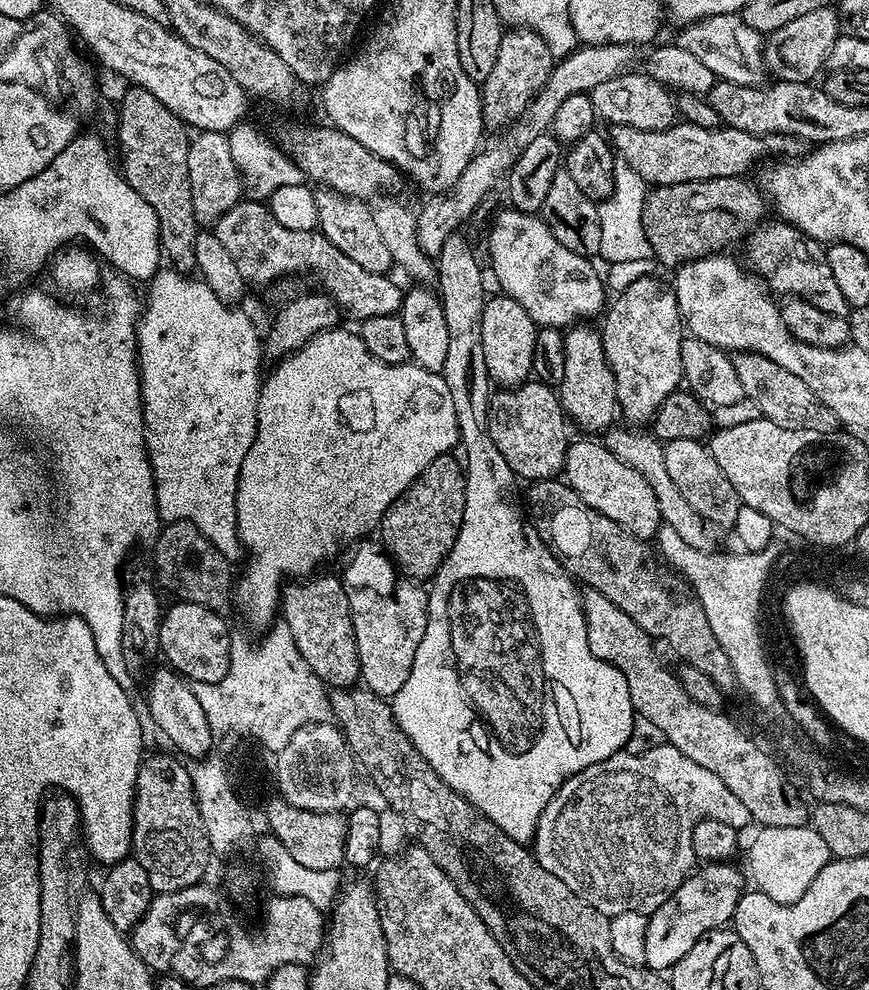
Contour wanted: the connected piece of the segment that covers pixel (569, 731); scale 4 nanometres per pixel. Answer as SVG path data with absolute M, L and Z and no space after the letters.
M464 234L452 235L446 238L446 242L442 242L442 250L434 258L436 266L434 284L438 289L442 310L446 314L446 330L450 330L450 343L446 349L442 379L444 388L450 390L450 398L454 398L454 414L460 427L458 444L461 449L464 447L466 506L462 514L462 526L458 530L458 538L450 554L442 562L440 569L436 571L436 575L431 577L432 588L430 587L427 593L428 621L417 653L414 654L406 686L402 686L402 690L398 690L398 694L391 697L390 703L396 725L403 730L406 738L416 747L418 754L426 758L434 774L438 774L438 778L442 778L442 782L446 782L450 790L462 794L466 802L470 802L482 815L490 818L490 822L494 822L494 826L498 826L502 834L517 840L519 844L527 845L536 835L540 815L546 810L550 798L554 798L556 791L571 776L586 770L586 766L594 766L621 751L631 736L637 714L631 706L629 687L622 671L606 661L600 661L590 652L577 581L573 580L568 575L568 571L560 565L552 549L544 545L542 538L536 532L535 524L525 515L522 508L522 513L520 513L520 508L516 505L517 476L510 470L510 466L506 466L506 458L502 458L498 446L494 446L494 438L490 438L490 434L480 434L480 351L482 351L482 310L486 293L484 293L484 276L480 273L480 264L476 261L476 256L472 253L467 238L462 235Z

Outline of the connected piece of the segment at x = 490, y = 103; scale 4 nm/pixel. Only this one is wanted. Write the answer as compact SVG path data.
M513 27L505 31L498 59L490 74L482 81L480 108L484 112L484 126L488 130L504 130L528 108L528 103L540 93L546 78L552 72L554 58L537 32Z

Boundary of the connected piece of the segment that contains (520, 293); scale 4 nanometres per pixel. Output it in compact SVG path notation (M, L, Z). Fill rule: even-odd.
M504 206L493 218L488 232L488 256L492 259L492 272L500 283L499 291L514 298L541 328L567 330L605 311L606 284L601 273L599 276L592 269L593 261L566 250L550 234L539 215Z

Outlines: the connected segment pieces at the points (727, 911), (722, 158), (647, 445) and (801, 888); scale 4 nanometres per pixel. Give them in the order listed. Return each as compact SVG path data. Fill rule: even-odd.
M708 862L697 867L688 879L680 883L678 890L674 890L672 896L666 898L666 902L662 902L662 906L658 906L658 910L651 912L646 926L644 964L647 967L659 973L671 970L684 957L686 950L690 950L690 946L694 946L694 942L698 942L698 938L702 938L707 932L712 932L716 928L725 927L735 917L736 904L740 901L742 887L740 888L740 872L736 868L731 868L732 866L728 862Z
M676 122L662 130L638 130L634 126L617 124L611 132L610 143L615 155L629 164L645 184L658 188L678 182L744 176L767 152L784 152L790 144L787 136L755 136L727 126L707 128L687 122Z
M613 426L603 433L604 447L610 450L610 454L614 454L614 458L618 458L618 462L626 462L626 466L638 470L638 474L642 474L642 478L646 478L646 482L650 482L650 486L654 490L654 498L658 498L661 521L677 531L682 537L682 542L686 542L686 546L694 546L694 550L712 552L715 549L715 534L717 535L717 533L713 531L708 521L702 518L702 514L698 514L698 510L694 510L694 506L690 506L690 502L686 502L686 498L682 498L682 490L678 490L678 486L674 486L674 481L670 479L670 473L666 470L664 444L657 440L651 431L641 430L636 426L620 427Z
M811 826L803 828L765 828L759 829L760 833L752 840L752 845L748 848L748 872L752 875L755 891L763 896L769 896L774 902L779 904L793 904L806 894L806 890L818 878L825 866L830 862L830 853L826 842L822 842L822 834L818 834Z

